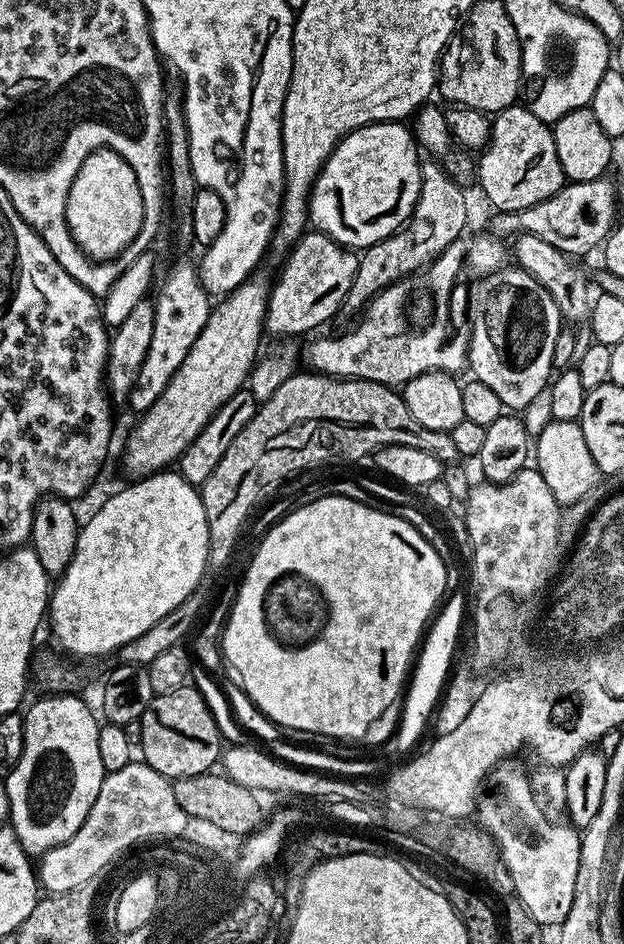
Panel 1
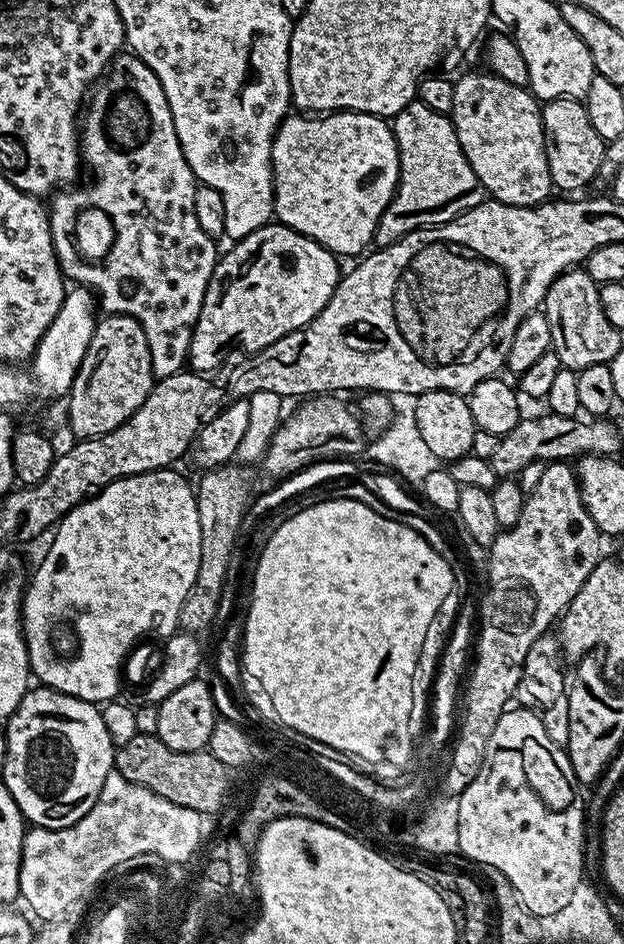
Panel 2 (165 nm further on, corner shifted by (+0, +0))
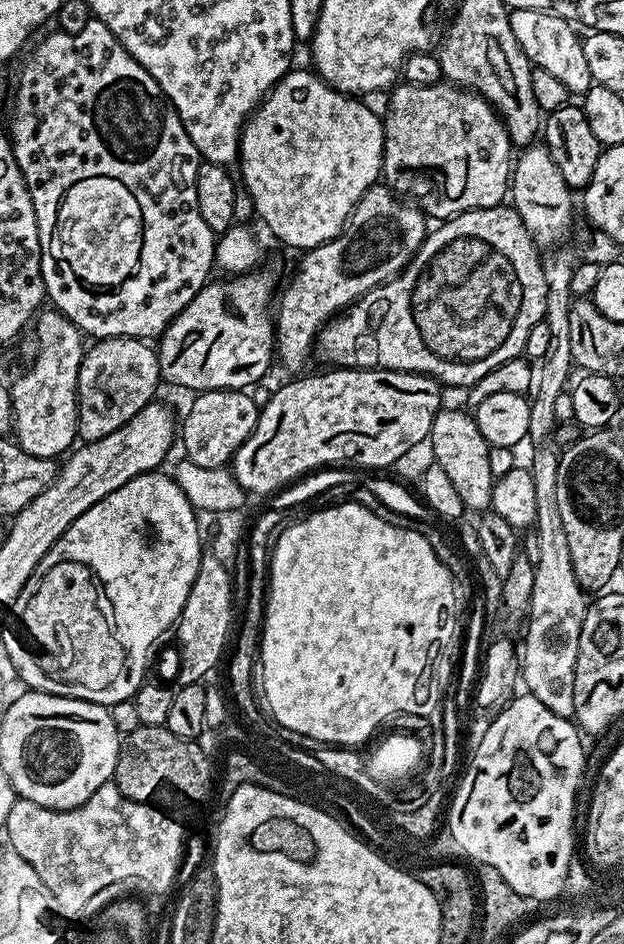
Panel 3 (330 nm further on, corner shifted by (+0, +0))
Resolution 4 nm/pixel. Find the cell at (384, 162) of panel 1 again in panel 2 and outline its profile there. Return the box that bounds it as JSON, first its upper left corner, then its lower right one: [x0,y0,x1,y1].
[272,112,399,258]

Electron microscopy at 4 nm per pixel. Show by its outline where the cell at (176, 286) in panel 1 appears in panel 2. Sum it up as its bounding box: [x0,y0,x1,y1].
[50,54,218,379]

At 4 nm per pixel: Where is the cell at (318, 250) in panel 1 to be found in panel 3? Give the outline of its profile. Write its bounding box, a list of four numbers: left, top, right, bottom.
[158,267,278,394]

